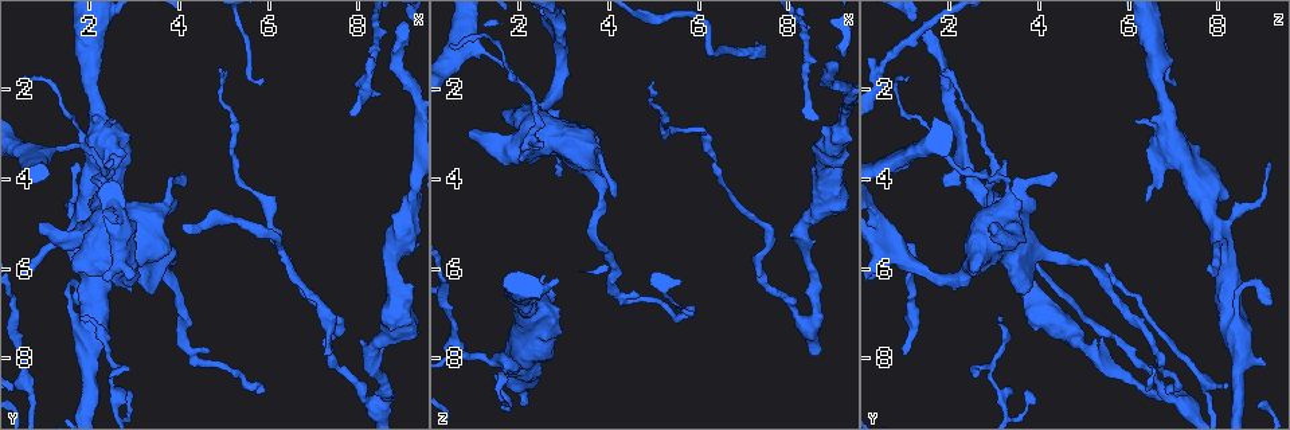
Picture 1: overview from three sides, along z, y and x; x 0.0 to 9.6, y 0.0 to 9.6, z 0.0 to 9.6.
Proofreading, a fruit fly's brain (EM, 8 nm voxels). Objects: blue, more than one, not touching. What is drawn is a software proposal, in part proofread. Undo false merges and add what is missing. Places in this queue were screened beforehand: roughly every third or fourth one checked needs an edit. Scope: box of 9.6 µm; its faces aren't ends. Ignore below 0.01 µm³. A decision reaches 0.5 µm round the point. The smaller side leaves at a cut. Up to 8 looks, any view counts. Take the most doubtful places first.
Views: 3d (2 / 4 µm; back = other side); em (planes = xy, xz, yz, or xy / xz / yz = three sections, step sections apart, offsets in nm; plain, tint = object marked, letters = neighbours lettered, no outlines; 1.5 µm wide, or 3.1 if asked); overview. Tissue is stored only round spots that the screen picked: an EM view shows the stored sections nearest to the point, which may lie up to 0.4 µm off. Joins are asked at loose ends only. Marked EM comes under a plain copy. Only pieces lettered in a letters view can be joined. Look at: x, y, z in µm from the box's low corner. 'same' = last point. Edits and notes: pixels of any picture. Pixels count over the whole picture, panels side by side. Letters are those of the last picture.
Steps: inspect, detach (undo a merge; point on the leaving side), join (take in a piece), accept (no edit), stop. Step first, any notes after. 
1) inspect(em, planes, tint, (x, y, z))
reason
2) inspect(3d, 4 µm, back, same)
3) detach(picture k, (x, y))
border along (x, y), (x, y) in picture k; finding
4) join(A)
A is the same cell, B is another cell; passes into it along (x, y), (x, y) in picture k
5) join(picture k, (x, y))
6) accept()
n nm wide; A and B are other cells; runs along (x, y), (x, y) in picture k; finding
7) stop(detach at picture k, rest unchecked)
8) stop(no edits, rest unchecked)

inspect(em, planes, letters, (1.80, 3.20, 1.80))

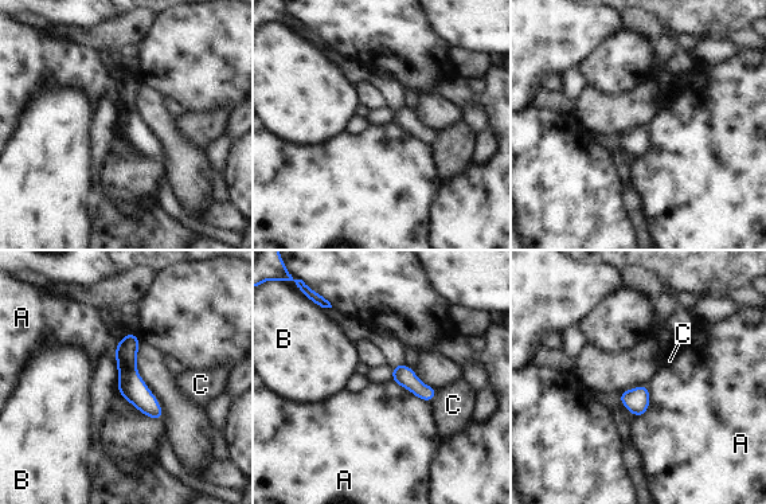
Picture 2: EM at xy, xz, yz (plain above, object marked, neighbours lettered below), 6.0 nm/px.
accept()
A, B and C are other cells; runs along (129, 336), (129, 383), (157, 415) in picture 2; one cell here

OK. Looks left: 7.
inspect(3d, 2 µm, (2.50, 8.20, 2.90))
abrupt turn

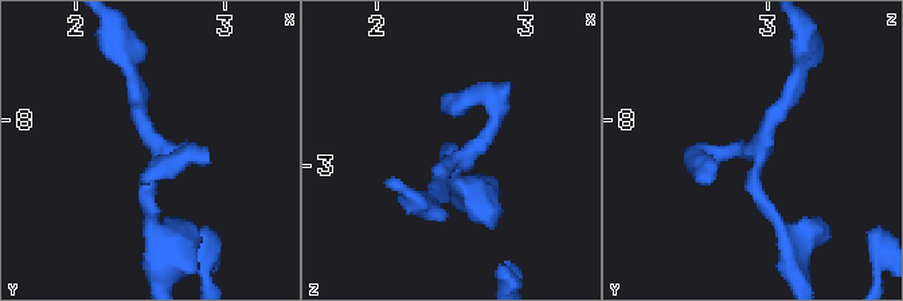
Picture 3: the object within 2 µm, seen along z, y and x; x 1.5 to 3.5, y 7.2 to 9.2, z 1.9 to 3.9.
inspect(em, planes, letters, (2.56, 8.24, 2.94))
shape alone is not enough

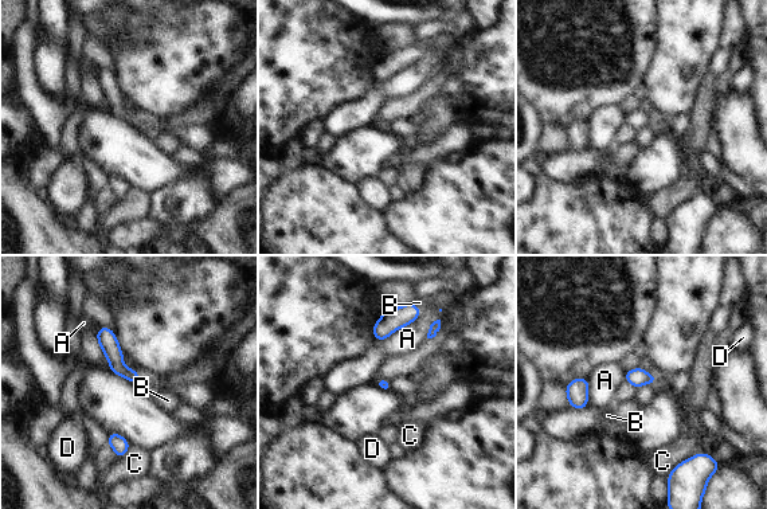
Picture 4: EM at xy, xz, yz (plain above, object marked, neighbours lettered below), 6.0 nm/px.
accept()
70 nm wide; A, B, C and D are other cells; border along (422, 309), (414, 321), (380, 341) in picture 4; all the same cell

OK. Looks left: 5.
inspect(em, yz, step 8, tint, (3.35, 6.50, 3.65))
branch stops here

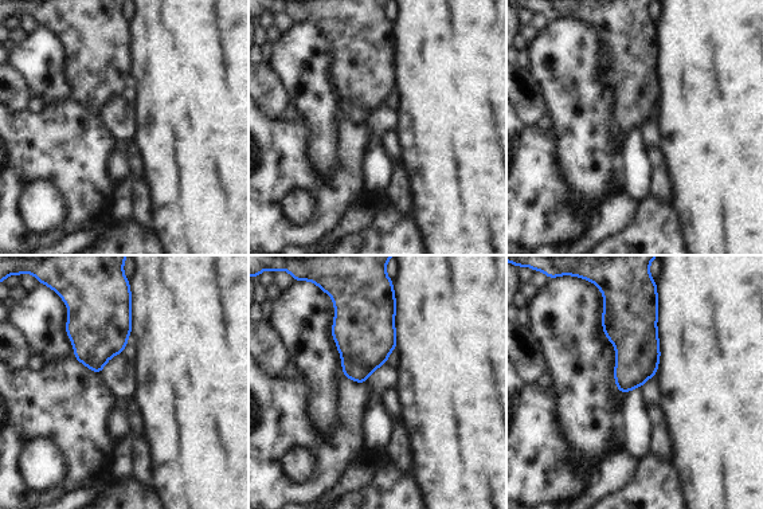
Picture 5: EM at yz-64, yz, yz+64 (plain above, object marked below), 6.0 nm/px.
inspect(em, planes, letters, same)

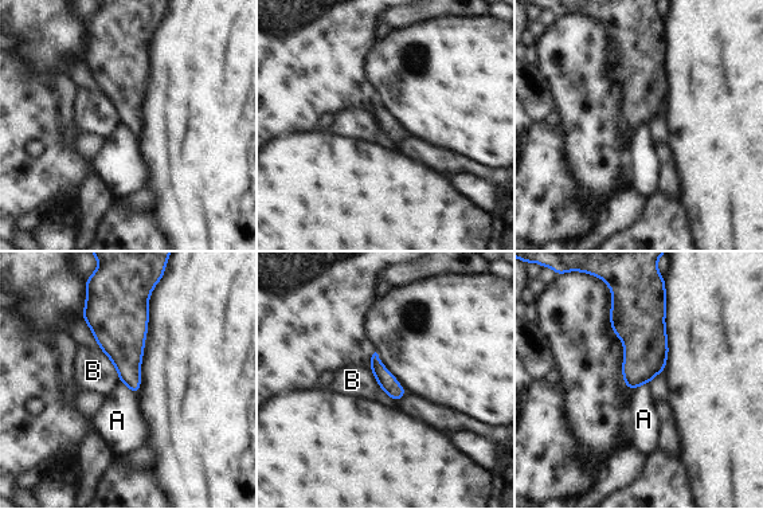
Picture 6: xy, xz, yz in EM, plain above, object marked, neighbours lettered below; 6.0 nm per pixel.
accept()
B touches over 220 nm; A and B are other cells; border along (648, 383), (642, 383), (632, 391) in picture 6; none of them fits

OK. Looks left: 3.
stop(no edits, rest unchecked)

